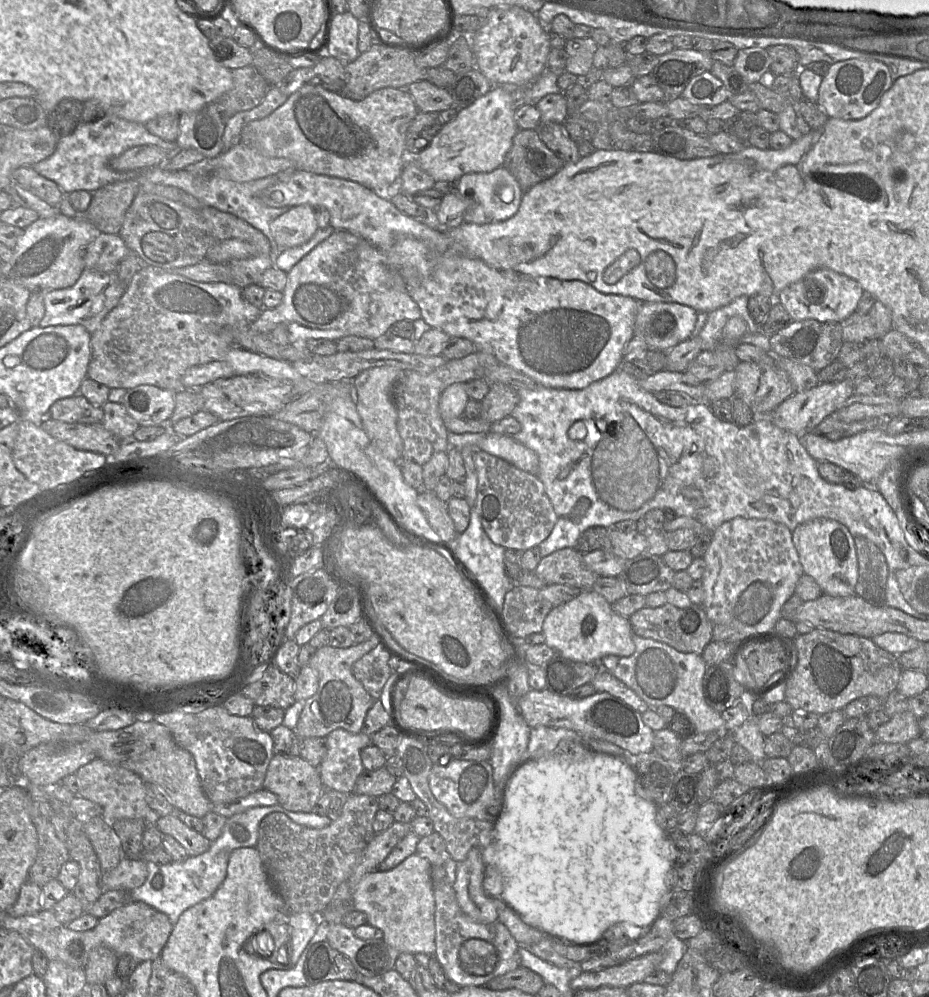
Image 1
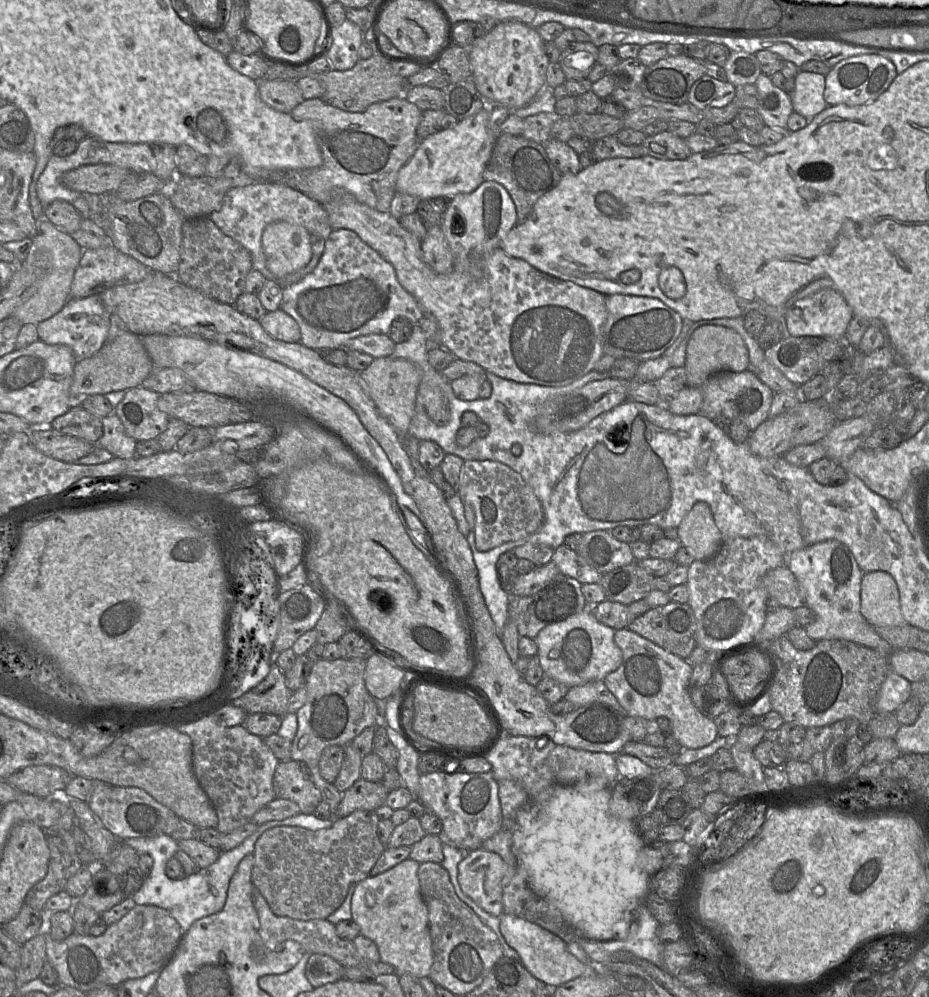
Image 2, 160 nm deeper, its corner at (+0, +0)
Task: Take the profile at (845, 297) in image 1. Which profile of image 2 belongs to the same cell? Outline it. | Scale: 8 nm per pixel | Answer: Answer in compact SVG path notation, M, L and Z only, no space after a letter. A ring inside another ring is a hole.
M824 288L797 300L785 315L791 336L844 337L853 311L841 293Z

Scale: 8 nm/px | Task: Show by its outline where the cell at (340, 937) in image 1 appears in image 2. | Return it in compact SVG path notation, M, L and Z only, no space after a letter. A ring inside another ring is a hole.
M253 886L252 900L259 918L259 934L263 944L271 951L280 952L288 941L299 943L305 953L323 954L330 956L344 967L366 967L375 975L395 973L393 966L378 961L372 962L362 957L357 951L353 941L338 937L336 926L327 919L297 920L289 917L277 916L270 909L267 901Z

